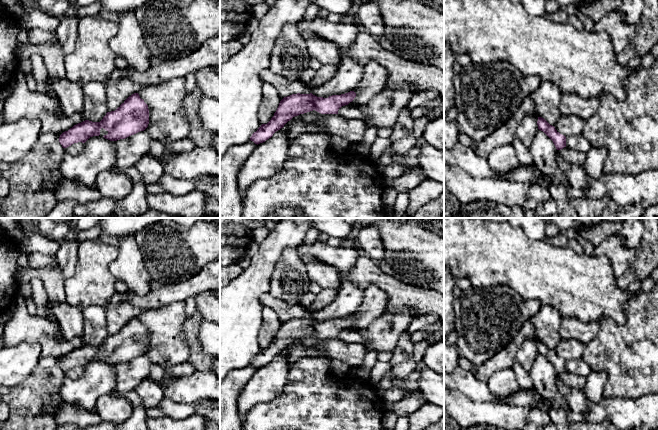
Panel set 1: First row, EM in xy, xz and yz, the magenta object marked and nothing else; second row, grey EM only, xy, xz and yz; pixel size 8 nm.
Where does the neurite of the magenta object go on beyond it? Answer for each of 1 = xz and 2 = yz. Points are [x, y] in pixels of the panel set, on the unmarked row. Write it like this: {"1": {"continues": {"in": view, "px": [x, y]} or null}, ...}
{"1": {"continues": null}, "2": {"continues": null}}

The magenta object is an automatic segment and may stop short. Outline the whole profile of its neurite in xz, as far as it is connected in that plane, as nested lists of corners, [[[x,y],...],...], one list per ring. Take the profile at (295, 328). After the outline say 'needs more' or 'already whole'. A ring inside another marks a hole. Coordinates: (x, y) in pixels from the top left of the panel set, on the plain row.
[[[350,315],[341,319],[332,319],[328,322],[317,321],[310,318],[292,318],[284,321],[274,337],[274,340],[267,348],[262,348],[252,358],[250,364],[260,368],[268,364],[273,358],[284,351],[293,341],[310,335],[317,335],[321,338],[338,338],[338,334],[354,324],[356,317]]]; already whole

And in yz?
[[[538,341],[538,353],[543,355],[554,367],[557,374],[566,371],[566,361],[560,358],[554,350],[550,349],[544,342]]]; already whole

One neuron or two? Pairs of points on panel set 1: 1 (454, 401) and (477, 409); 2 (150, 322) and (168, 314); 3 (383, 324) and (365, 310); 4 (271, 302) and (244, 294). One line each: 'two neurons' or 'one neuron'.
1: one neuron
2: one neuron
3: two neurons
4: two neurons

